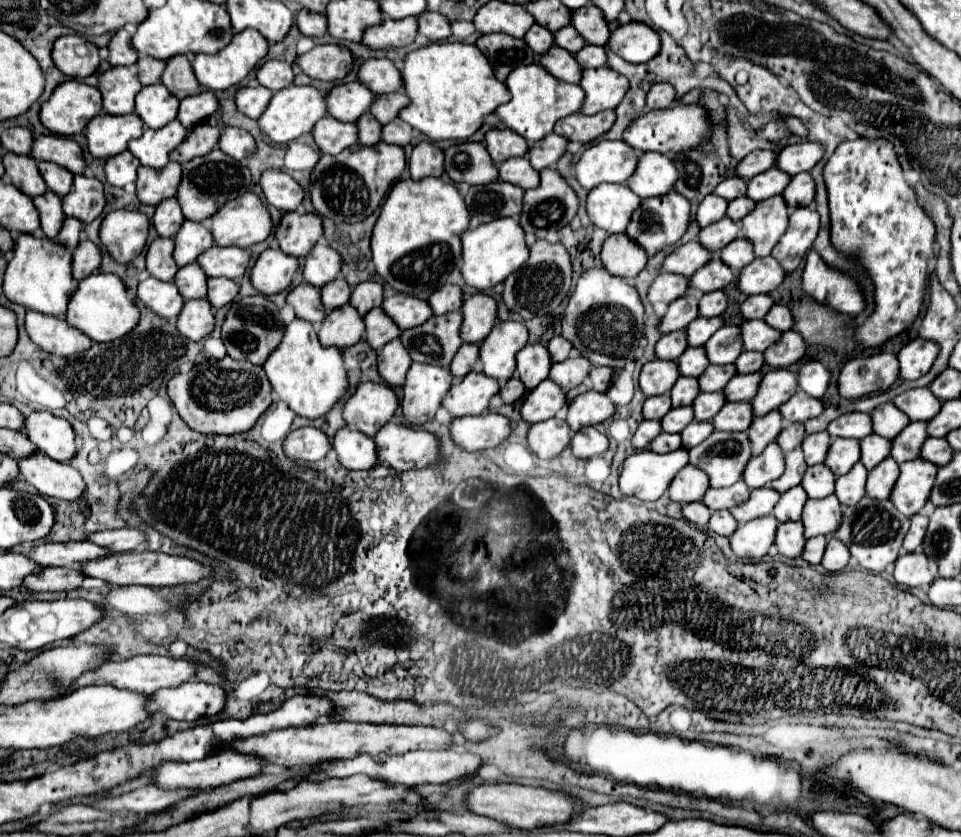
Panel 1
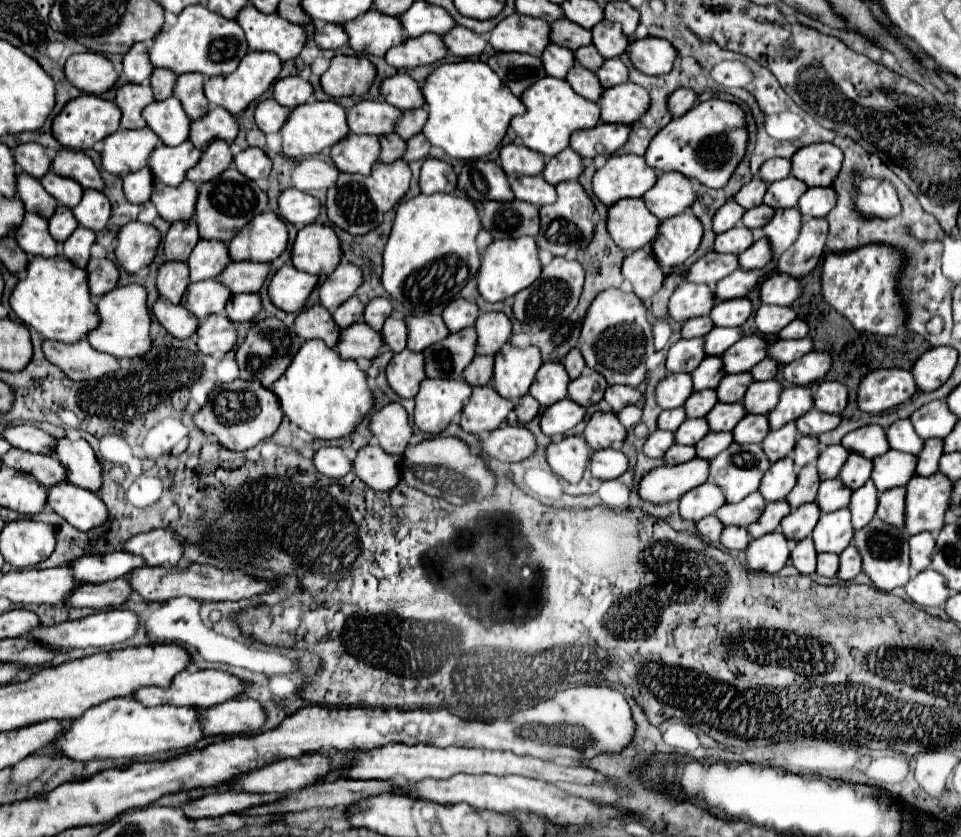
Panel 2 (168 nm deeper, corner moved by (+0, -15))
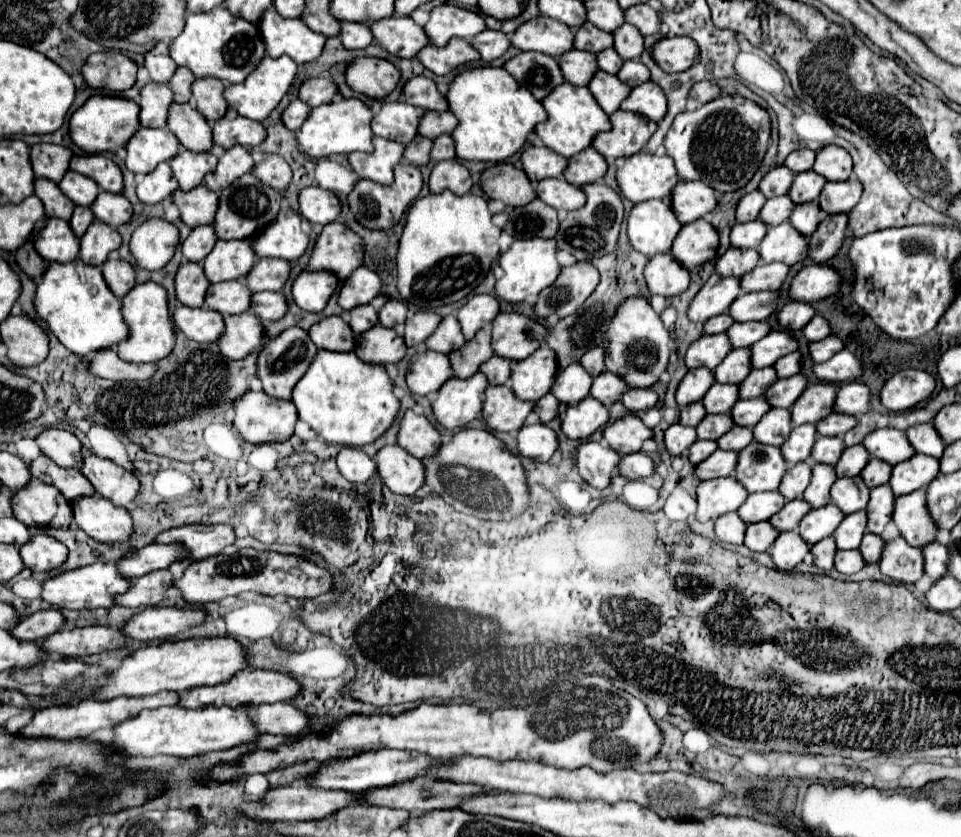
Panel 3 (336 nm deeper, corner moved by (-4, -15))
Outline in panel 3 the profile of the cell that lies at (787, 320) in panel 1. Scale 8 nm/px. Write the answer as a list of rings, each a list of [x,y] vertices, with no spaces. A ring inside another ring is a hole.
[[[817,314],[817,316],[803,328],[803,334],[805,334],[805,338],[807,338],[809,342],[817,342],[817,340],[827,338],[827,336],[831,334],[831,328],[829,328],[827,320]]]

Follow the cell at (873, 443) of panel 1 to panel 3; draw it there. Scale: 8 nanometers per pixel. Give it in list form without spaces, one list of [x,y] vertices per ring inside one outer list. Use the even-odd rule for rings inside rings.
[[[915,454],[913,458],[893,466],[889,486],[893,488],[895,496],[905,496],[919,488],[925,488],[937,474],[939,474],[939,460],[935,460],[933,456]]]

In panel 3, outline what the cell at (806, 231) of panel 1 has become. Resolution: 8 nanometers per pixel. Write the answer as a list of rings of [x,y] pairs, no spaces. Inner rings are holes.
[[[831,214],[829,218],[825,218],[811,236],[809,258],[817,264],[825,264],[843,246],[845,232],[847,232],[847,214]]]

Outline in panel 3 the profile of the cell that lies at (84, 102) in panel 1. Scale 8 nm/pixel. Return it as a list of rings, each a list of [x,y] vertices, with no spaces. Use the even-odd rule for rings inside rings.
[[[91,96],[69,120],[69,130],[73,142],[85,152],[107,152],[117,150],[131,140],[131,136],[139,130],[139,104],[119,96]]]

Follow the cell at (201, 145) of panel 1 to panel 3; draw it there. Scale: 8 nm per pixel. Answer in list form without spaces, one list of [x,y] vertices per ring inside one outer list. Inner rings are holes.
[[[233,146],[219,158],[217,170],[205,176],[205,186],[213,192],[219,192],[219,188],[227,188],[227,184],[233,184],[233,180],[239,176],[251,172],[253,166],[255,162],[249,150],[243,146]]]

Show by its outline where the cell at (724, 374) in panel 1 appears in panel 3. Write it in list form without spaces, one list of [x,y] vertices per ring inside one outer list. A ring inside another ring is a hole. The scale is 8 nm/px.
[[[761,368],[753,370],[739,386],[739,396],[741,398],[759,398],[767,392],[767,388],[777,380],[775,368]]]

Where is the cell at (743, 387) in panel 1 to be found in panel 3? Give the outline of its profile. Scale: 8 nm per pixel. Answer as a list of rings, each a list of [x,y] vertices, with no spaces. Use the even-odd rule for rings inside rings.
[[[795,374],[791,378],[781,378],[777,380],[765,394],[769,404],[773,408],[791,408],[795,400],[803,394],[807,388],[807,376],[805,374]]]

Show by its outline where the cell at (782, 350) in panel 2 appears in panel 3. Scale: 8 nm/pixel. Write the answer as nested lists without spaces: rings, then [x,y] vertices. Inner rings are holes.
[[[835,334],[827,336],[825,340],[819,340],[819,342],[811,342],[809,344],[809,352],[811,352],[811,358],[813,362],[821,364],[821,362],[827,362],[831,356],[835,356],[835,352],[843,350],[843,342],[837,340]]]

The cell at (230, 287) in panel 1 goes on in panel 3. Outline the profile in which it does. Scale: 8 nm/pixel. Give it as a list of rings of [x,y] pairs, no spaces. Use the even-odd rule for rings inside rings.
[[[257,292],[253,294],[251,312],[265,322],[281,320],[289,310],[287,298],[281,292]]]

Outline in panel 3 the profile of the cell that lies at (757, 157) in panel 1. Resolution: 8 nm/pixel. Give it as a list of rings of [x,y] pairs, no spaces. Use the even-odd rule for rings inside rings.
[[[801,148],[801,150],[795,150],[787,156],[785,160],[785,166],[791,168],[793,172],[805,172],[805,170],[811,170],[813,168],[813,162],[815,162],[815,150],[809,150],[809,148]]]

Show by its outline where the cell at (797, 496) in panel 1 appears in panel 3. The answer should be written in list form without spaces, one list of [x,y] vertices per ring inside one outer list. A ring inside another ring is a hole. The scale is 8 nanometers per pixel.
[[[827,504],[823,508],[811,510],[799,524],[797,532],[803,536],[807,544],[815,544],[827,536],[833,536],[835,528],[843,522],[843,512],[835,504]]]

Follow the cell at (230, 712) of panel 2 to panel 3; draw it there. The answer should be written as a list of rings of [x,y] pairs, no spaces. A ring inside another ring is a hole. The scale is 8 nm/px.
[[[291,702],[247,706],[247,710],[255,720],[255,724],[259,724],[259,730],[267,734],[281,734],[295,738],[309,726],[309,714],[305,714]]]

